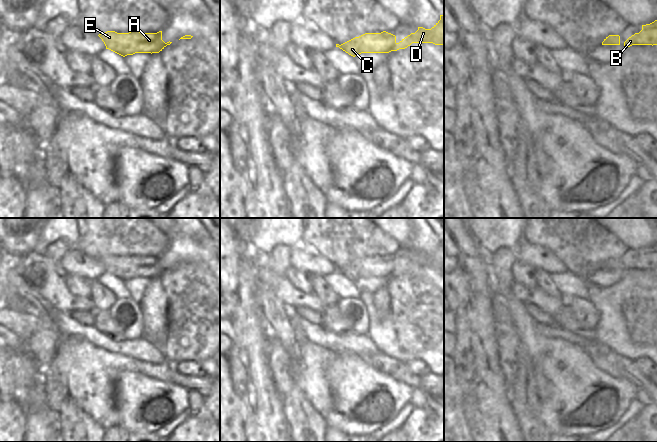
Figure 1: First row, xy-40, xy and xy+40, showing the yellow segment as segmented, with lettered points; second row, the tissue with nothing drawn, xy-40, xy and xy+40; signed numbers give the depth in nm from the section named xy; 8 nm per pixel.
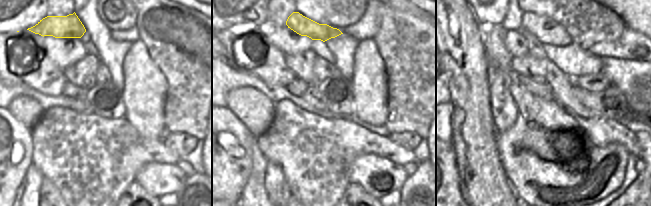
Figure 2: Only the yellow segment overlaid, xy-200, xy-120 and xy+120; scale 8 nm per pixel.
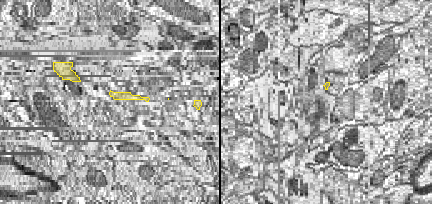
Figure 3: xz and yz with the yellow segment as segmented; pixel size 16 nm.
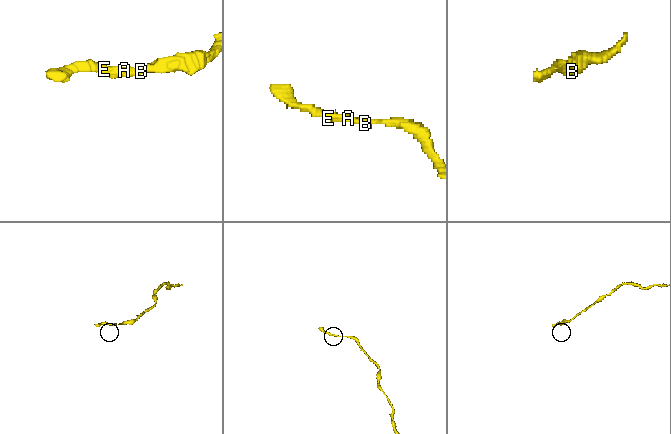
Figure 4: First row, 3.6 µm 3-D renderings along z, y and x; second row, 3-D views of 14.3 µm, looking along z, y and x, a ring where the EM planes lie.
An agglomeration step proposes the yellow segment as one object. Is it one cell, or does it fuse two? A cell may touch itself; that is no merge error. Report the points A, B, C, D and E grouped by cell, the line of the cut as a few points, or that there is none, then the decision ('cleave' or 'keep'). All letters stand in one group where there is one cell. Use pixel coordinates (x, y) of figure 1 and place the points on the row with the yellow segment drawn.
A B C D E; no cut; keep

